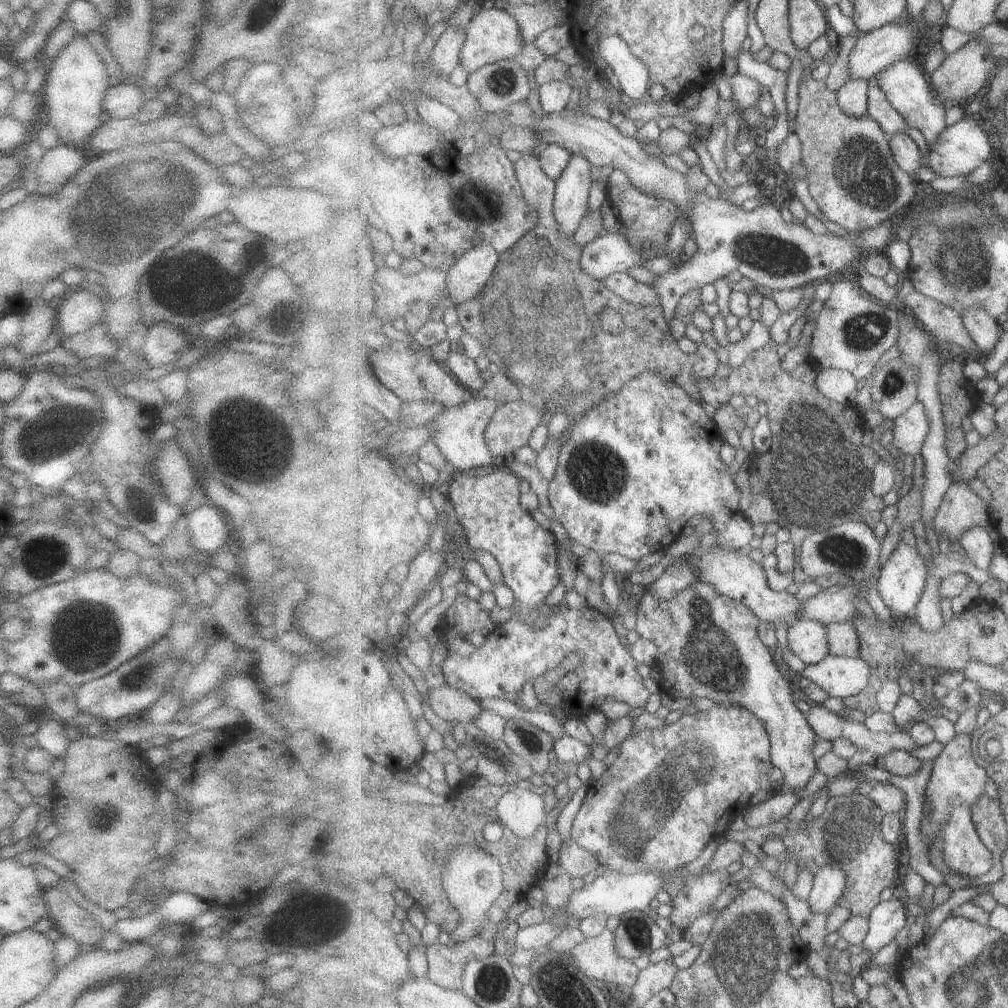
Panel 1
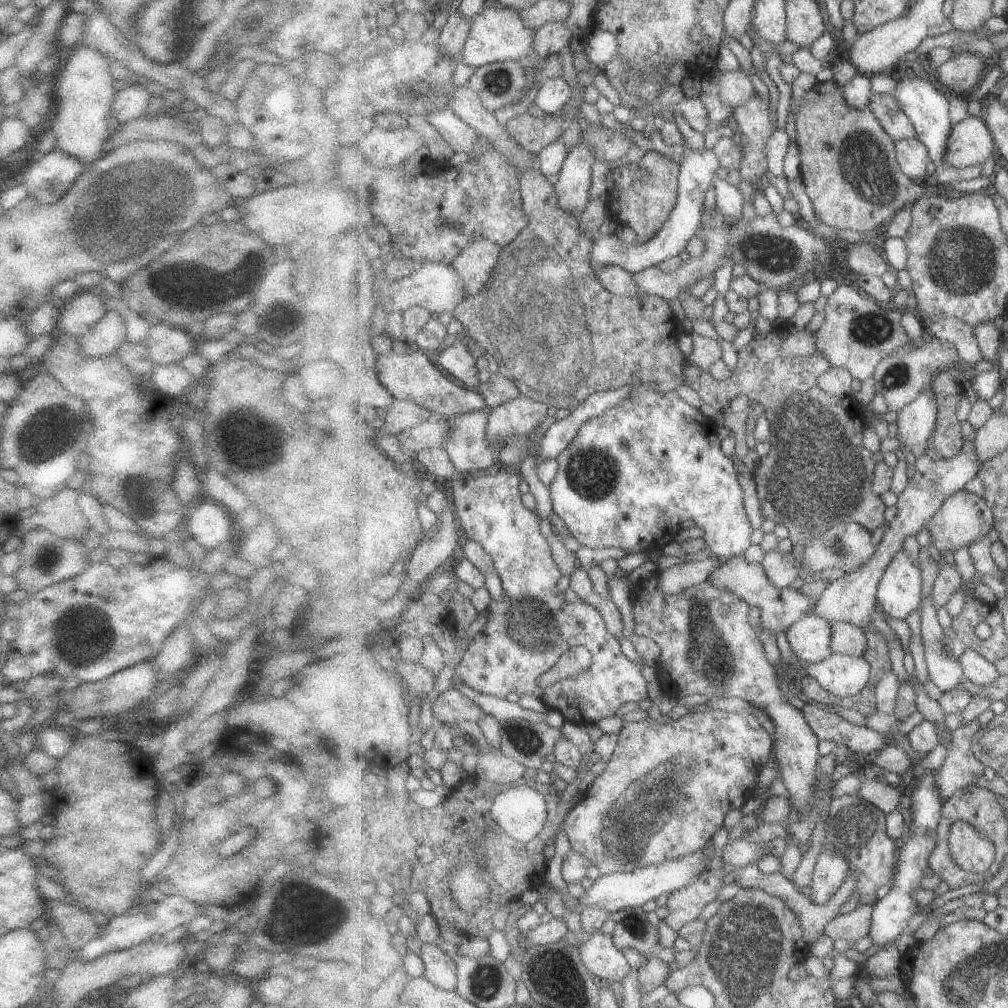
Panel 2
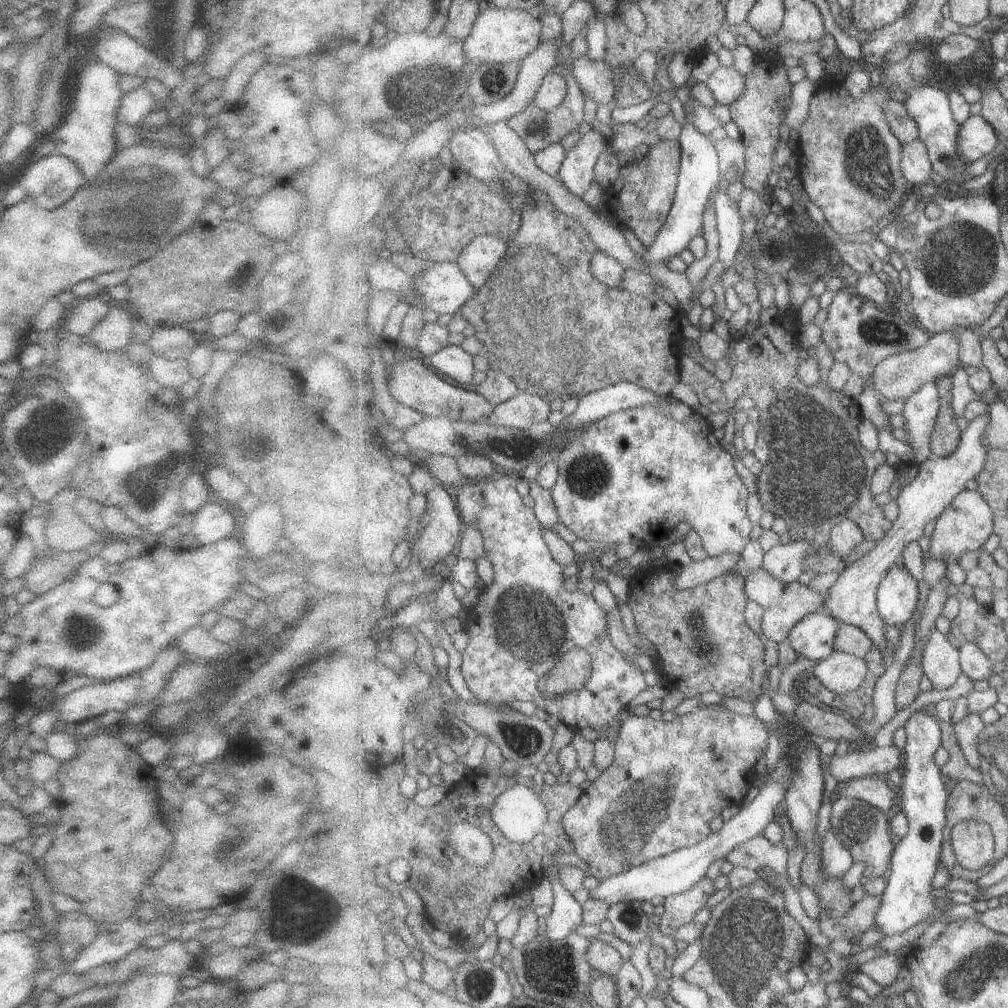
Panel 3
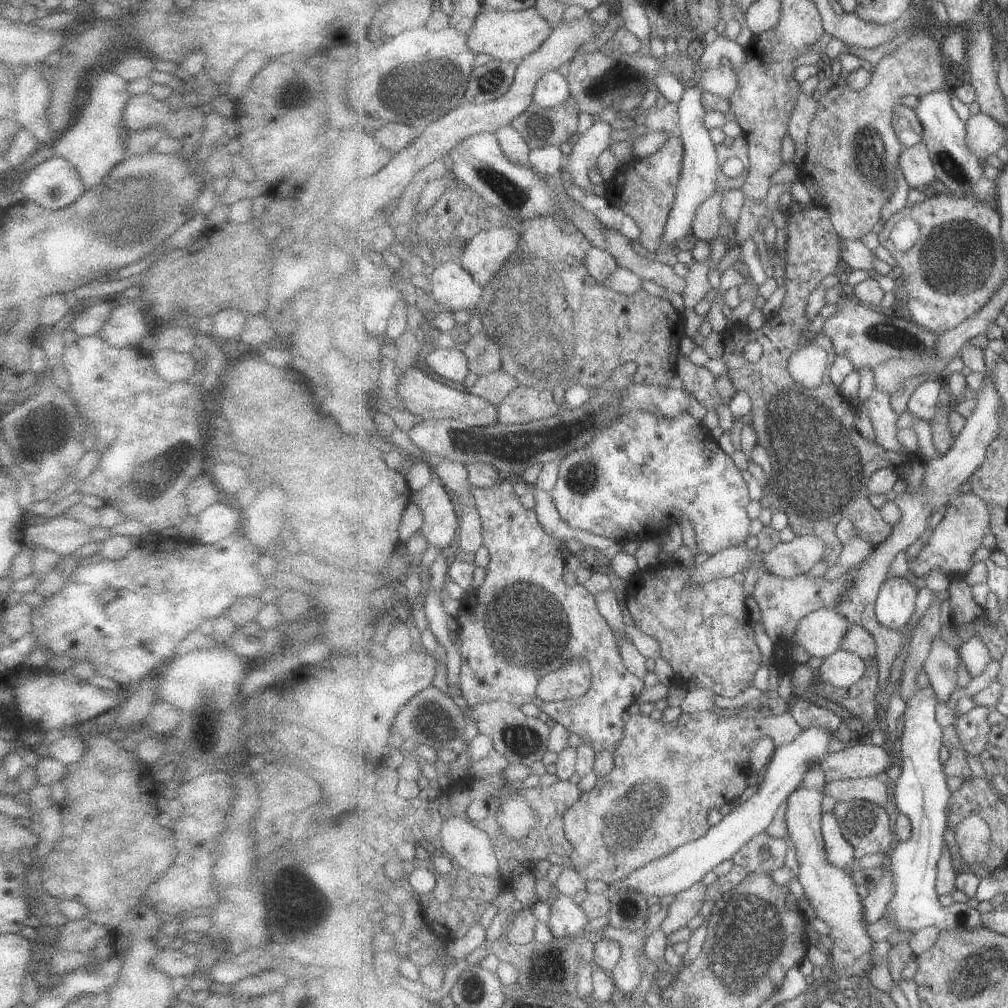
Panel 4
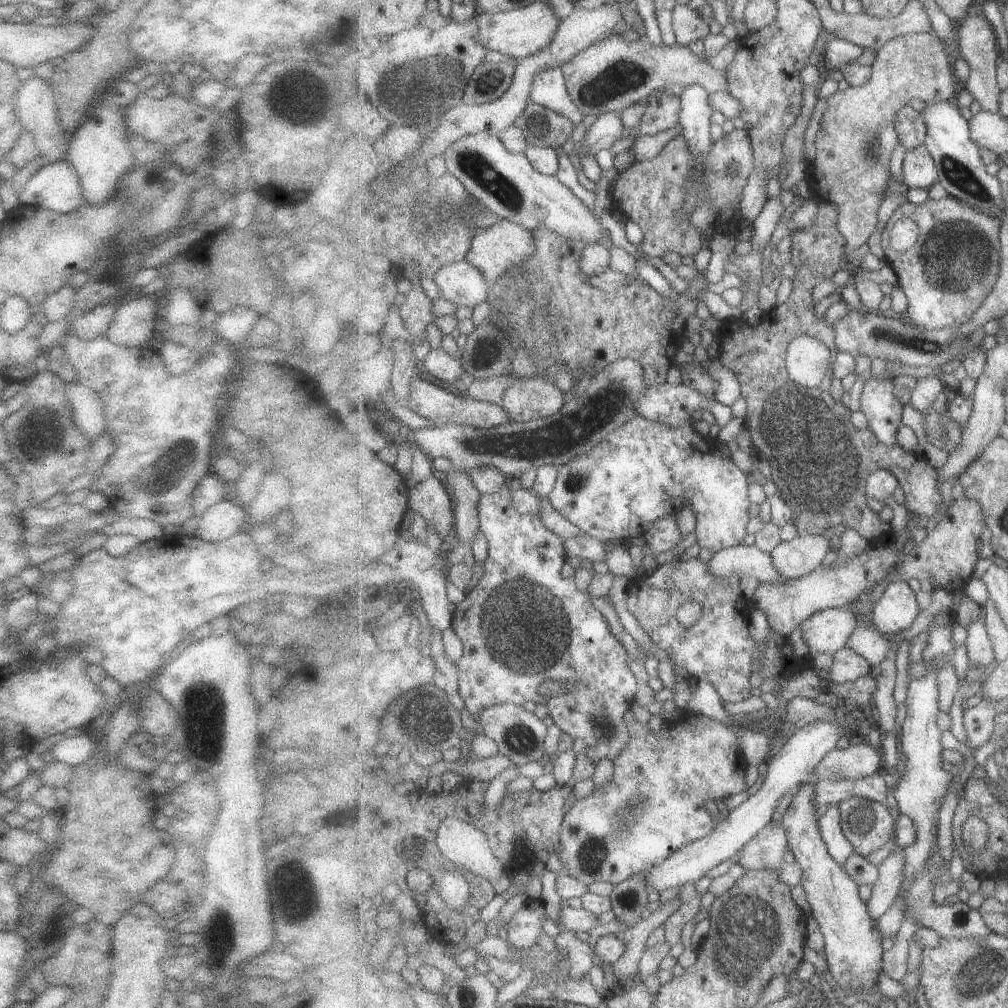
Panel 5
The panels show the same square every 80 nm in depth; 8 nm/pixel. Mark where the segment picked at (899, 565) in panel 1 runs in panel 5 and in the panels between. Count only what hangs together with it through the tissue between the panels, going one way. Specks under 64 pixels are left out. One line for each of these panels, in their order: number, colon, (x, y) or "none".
2: (900, 591)
3: (898, 594)
4: (896, 603)
5: (897, 608)

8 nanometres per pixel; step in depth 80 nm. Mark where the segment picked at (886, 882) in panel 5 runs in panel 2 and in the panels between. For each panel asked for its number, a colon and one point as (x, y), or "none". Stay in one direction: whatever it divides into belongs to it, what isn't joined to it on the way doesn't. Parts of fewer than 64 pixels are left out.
2: (856, 925)
3: (851, 926)
4: (876, 902)

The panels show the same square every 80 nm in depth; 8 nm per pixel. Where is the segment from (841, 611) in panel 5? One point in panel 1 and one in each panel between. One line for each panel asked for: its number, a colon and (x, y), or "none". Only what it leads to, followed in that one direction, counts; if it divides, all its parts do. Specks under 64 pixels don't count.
1: (808, 639)
2: (810, 638)
3: (813, 637)
4: (820, 634)

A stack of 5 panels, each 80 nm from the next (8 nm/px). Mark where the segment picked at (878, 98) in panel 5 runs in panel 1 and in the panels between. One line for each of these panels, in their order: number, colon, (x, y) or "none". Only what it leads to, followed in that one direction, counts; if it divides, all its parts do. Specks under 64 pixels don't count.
1: (852, 174)
2: (850, 169)
3: (850, 167)
4: (853, 151)

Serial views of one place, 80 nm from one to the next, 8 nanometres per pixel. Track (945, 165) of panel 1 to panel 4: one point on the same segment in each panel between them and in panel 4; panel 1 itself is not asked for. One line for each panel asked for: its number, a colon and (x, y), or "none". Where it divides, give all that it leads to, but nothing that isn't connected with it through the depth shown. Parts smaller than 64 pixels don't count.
2: (971, 142)
3: (977, 138)
4: (986, 135)

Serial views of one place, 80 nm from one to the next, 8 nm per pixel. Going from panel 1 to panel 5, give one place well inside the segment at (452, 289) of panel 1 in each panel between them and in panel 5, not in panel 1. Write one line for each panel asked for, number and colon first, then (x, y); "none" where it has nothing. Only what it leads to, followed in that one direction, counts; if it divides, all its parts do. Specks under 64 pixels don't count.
2: (475, 265)
3: (479, 259)
4: (485, 255)
5: (494, 250)

